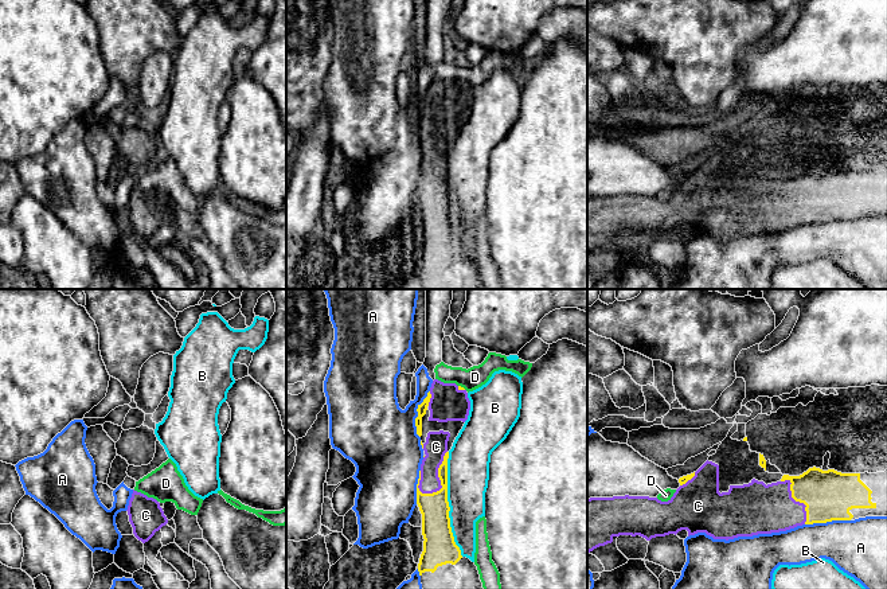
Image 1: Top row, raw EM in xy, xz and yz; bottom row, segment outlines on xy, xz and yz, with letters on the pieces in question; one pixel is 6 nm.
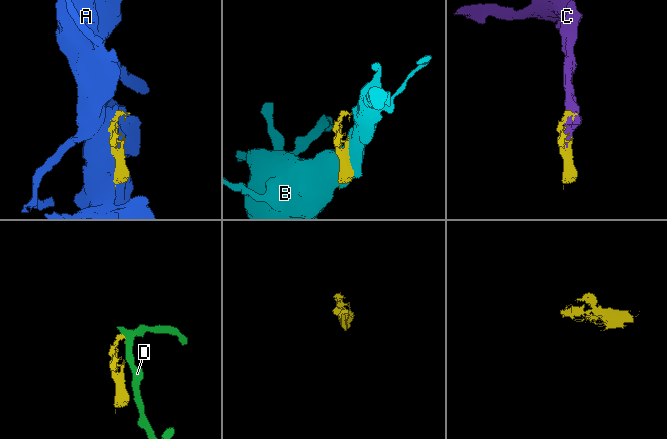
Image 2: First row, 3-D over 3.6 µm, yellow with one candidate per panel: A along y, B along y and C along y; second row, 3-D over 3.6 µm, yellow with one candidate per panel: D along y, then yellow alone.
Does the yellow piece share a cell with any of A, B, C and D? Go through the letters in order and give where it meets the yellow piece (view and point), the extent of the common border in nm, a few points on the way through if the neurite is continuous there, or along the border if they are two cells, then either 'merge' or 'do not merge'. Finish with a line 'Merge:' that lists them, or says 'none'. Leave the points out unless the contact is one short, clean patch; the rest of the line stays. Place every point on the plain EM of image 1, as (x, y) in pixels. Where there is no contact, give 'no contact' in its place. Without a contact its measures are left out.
A: xz (418, 113) | 300 nm | do not merge
B: xz (448, 203) | 650 nm | do not merge
C: xz (440, 178) | 300 nm | merge
D: xz (462, 86) | 50 nm | along xz (458, 84), (465, 88) | do not merge
Merge: C

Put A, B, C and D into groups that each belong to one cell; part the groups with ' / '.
A / B / C / D

